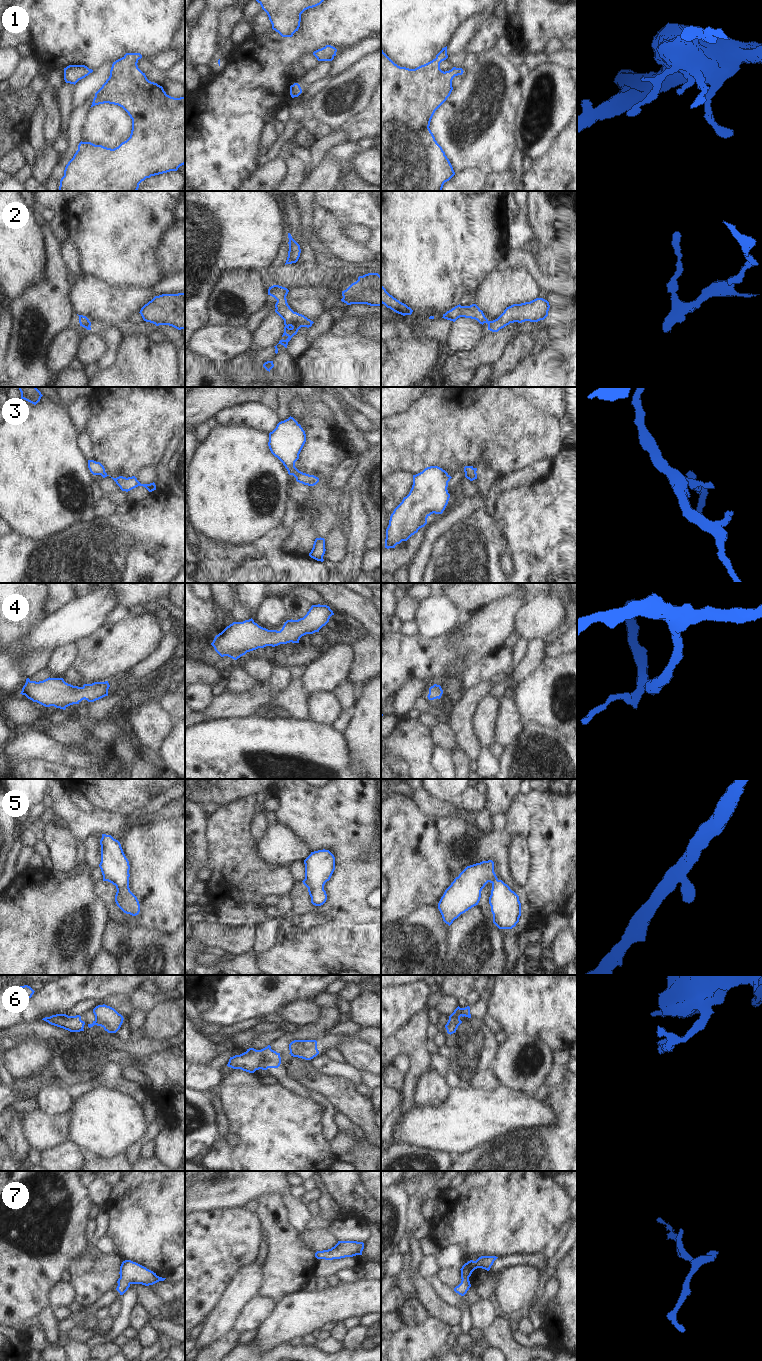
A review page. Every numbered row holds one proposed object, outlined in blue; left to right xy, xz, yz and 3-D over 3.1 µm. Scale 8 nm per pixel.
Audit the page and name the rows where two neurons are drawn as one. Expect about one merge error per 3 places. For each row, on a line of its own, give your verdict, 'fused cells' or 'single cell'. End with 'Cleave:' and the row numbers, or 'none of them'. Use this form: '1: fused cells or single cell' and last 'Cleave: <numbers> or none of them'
1: single cell
2: single cell
3: single cell
4: single cell
5: single cell
6: fused cells
7: single cell
Cleave: 6

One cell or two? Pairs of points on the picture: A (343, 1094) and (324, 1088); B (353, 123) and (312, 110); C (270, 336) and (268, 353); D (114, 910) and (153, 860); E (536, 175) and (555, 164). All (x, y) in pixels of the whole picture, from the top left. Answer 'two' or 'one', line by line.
A: one
B: two
C: two
D: one
E: one

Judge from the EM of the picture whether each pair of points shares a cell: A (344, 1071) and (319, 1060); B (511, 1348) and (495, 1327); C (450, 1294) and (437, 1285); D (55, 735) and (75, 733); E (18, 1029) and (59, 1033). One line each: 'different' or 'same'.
A: same
B: same
C: same
D: same
E: same

